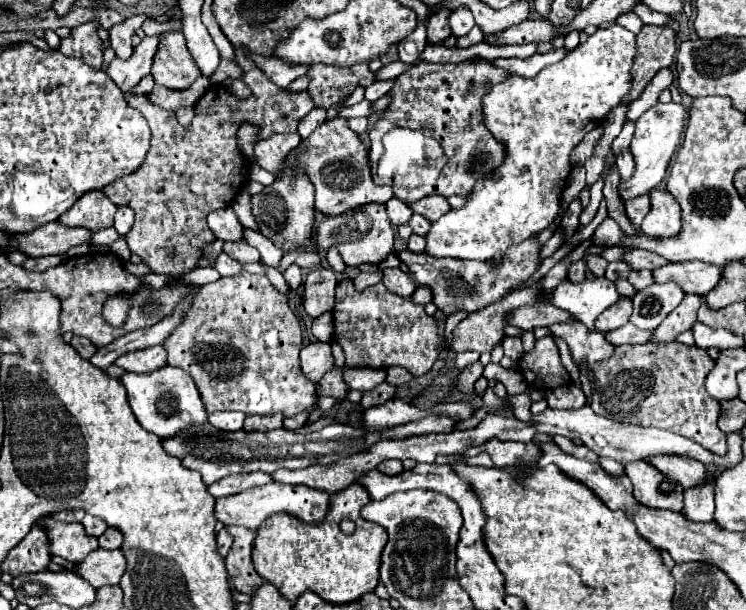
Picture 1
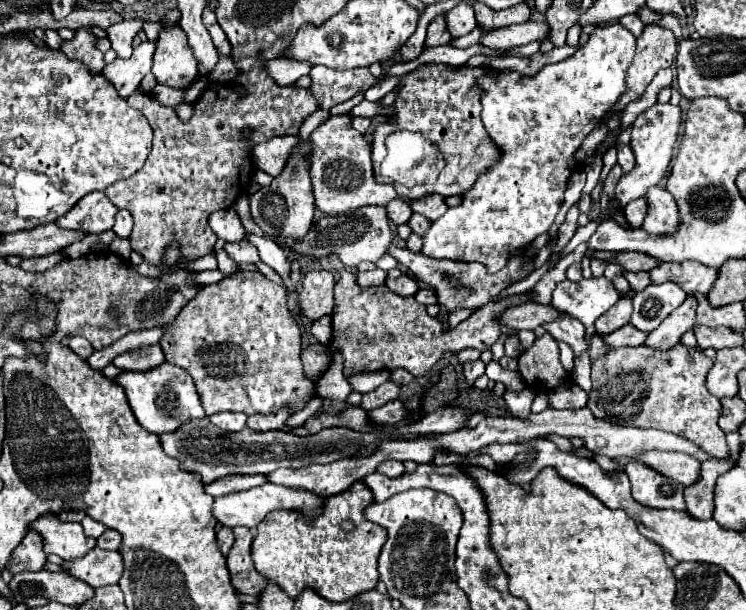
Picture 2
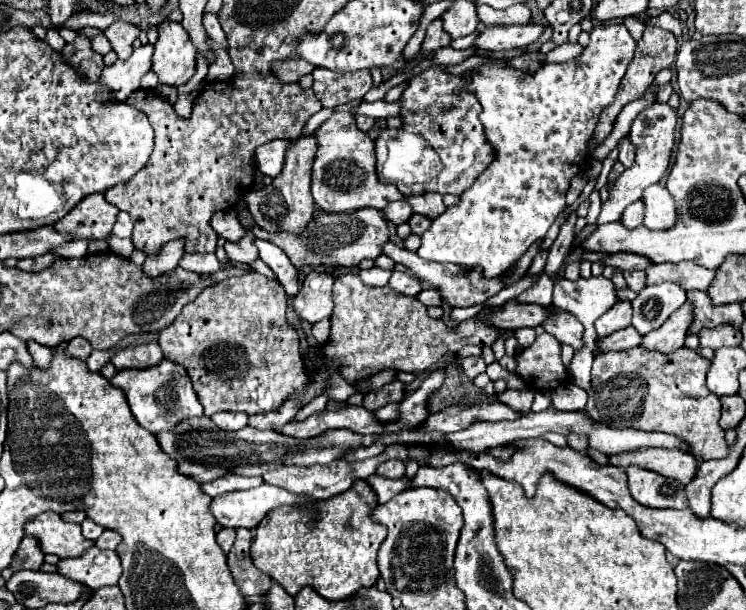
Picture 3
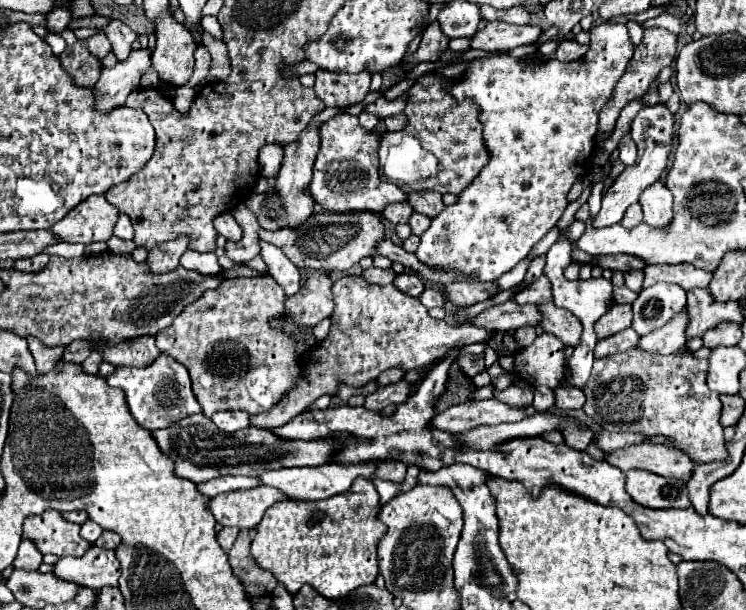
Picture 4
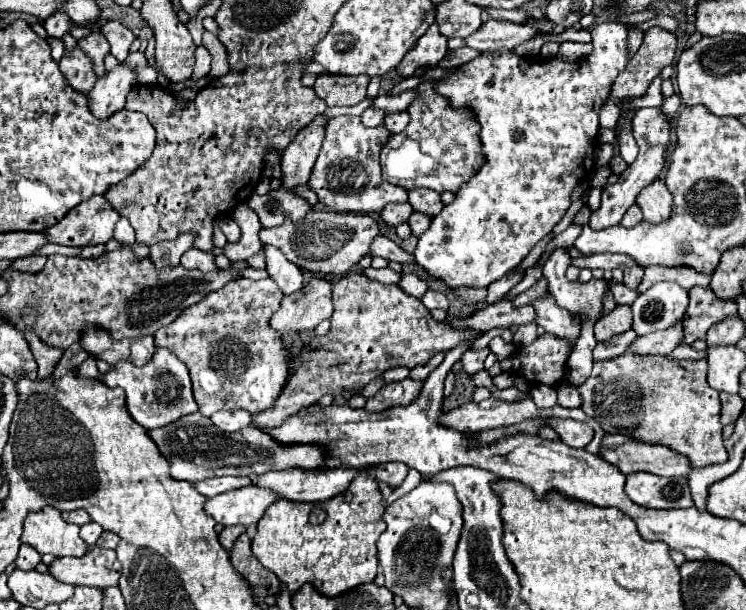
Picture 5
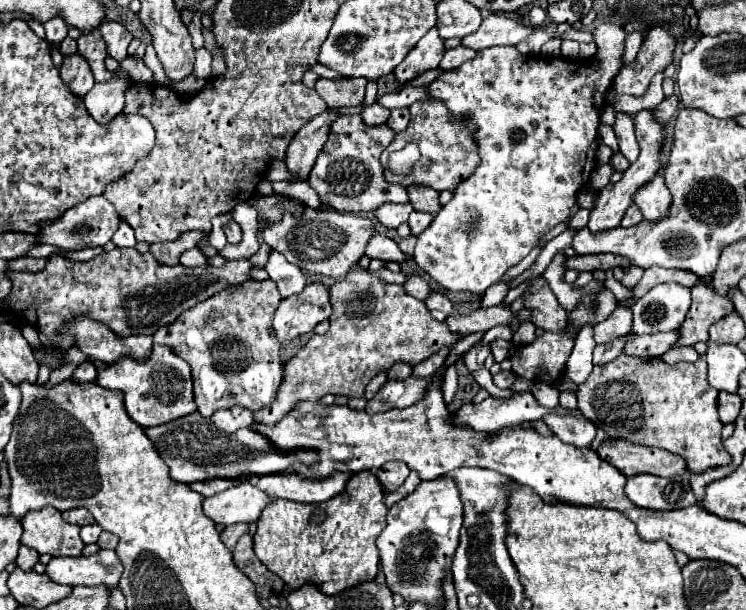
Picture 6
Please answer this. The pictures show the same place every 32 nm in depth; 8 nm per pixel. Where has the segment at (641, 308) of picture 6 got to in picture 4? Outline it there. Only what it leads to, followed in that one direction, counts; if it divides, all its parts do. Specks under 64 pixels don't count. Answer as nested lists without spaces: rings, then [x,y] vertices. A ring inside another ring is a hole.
[[[658,282],[650,288],[644,288],[632,302],[634,308],[632,328],[640,336],[644,336],[664,326],[684,306],[686,306],[686,292],[678,284]]]

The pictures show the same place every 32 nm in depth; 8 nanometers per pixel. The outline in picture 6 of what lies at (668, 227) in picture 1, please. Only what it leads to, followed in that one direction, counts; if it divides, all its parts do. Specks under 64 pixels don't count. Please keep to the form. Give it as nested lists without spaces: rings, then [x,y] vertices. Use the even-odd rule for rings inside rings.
[[[656,174],[646,186],[642,186],[634,196],[634,204],[642,210],[642,216],[648,222],[658,222],[666,218],[666,214],[670,212],[672,196],[664,184],[664,178]]]

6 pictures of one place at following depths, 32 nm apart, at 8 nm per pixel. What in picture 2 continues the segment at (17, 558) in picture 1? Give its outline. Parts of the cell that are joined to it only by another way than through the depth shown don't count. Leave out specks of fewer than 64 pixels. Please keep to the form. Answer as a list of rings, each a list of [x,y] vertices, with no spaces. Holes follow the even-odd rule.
[[[30,530],[26,538],[20,542],[20,546],[14,548],[14,554],[10,554],[10,562],[4,566],[10,574],[20,572],[38,572],[46,566],[46,552],[42,536],[36,534],[36,530]]]

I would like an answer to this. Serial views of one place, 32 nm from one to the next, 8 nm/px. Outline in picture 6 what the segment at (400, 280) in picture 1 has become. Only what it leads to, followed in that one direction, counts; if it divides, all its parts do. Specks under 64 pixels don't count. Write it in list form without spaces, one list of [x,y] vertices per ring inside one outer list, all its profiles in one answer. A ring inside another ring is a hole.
[[[414,274],[408,276],[402,286],[404,286],[404,290],[406,290],[410,296],[414,296],[414,298],[418,298],[418,300],[424,300],[424,298],[428,296],[428,292],[430,292],[428,282],[422,280],[420,276],[414,276]]]

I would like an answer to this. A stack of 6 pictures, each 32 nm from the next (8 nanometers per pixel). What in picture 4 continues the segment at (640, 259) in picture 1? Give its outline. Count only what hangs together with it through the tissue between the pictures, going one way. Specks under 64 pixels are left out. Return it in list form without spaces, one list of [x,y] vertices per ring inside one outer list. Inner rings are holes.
[[[608,254],[608,256],[598,256],[592,264],[598,264],[602,268],[610,268],[610,270],[644,270],[646,264],[642,264],[640,258],[630,258],[628,254]]]

